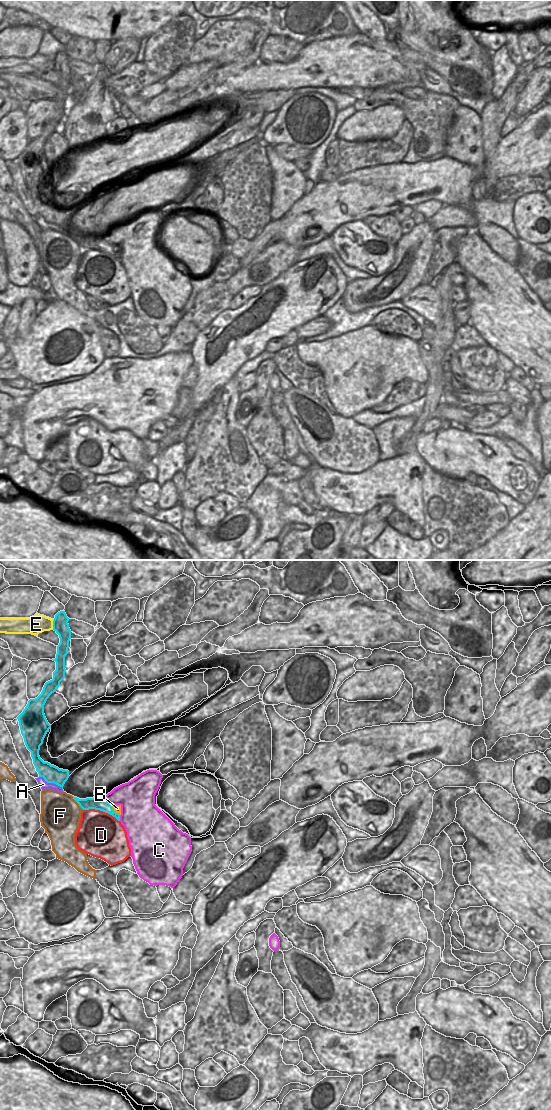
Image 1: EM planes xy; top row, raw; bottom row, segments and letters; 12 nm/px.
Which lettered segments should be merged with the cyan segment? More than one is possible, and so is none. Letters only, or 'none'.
B

